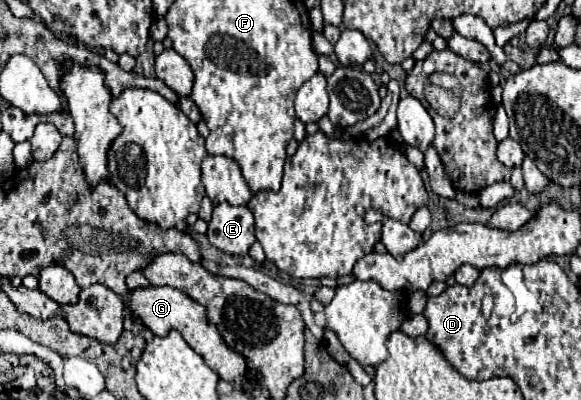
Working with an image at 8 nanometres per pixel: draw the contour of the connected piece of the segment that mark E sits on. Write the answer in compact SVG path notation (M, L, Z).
M219 203L209 221L207 237L211 245L231 255L245 255L255 241L253 213L247 205L233 207L229 203Z

